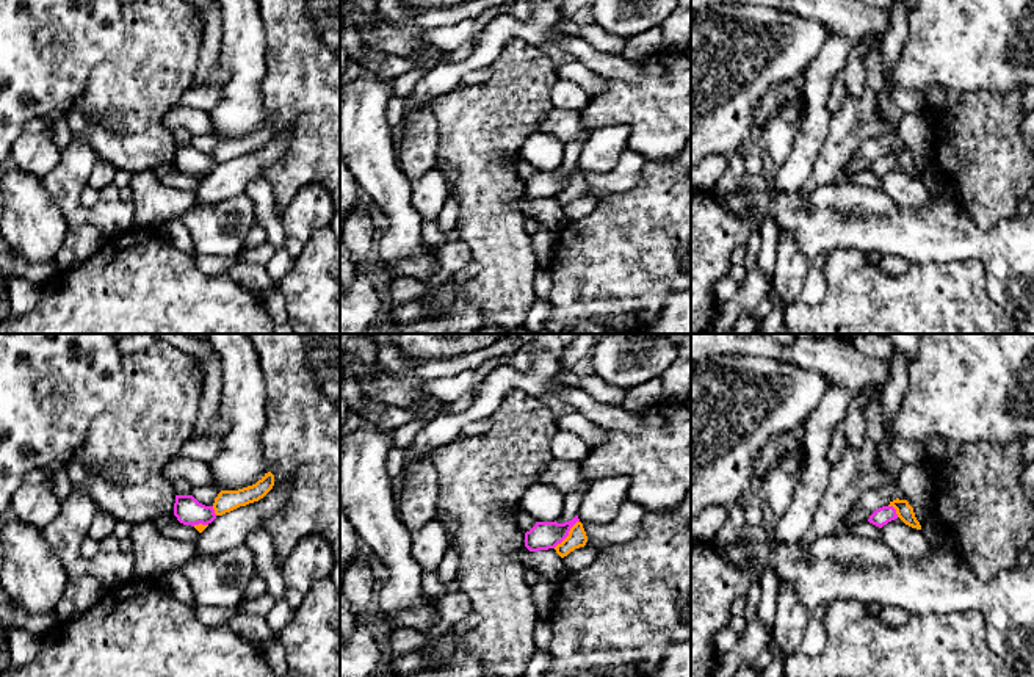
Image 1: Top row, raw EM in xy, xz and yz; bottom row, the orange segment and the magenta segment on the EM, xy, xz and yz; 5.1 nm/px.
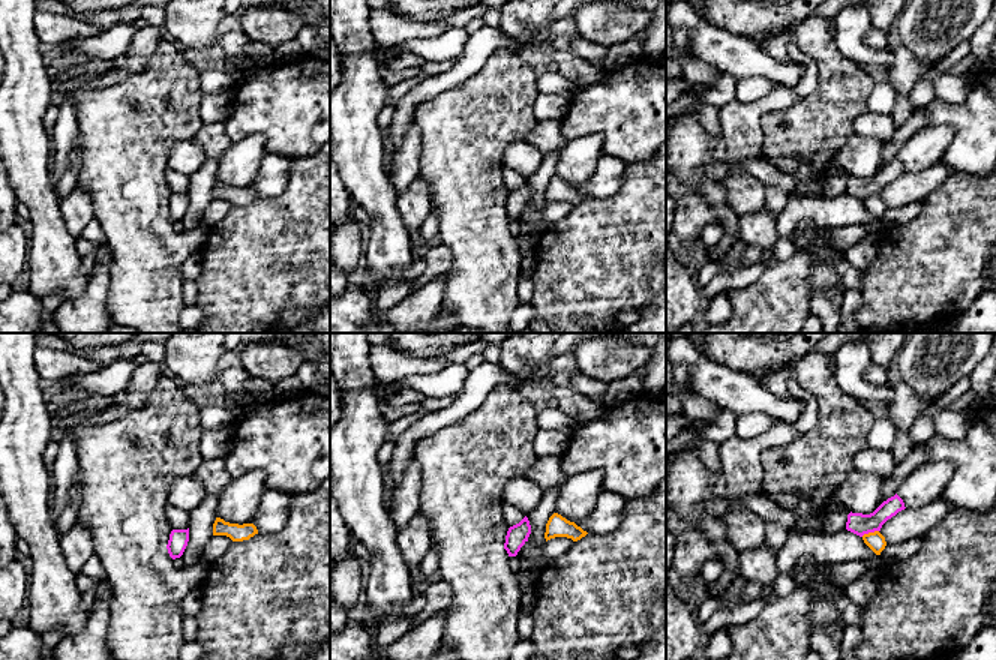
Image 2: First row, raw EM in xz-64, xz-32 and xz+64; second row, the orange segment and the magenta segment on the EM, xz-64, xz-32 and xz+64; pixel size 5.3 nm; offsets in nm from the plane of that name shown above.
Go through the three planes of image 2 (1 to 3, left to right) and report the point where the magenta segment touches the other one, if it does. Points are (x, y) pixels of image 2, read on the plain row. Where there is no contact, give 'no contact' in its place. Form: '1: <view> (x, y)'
1: no contact
2: no contact
3: xz+64 (869, 197)

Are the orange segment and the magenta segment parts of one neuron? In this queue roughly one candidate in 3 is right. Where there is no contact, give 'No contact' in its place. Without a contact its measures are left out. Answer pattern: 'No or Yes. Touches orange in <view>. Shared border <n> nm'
No. Touches orange in xz. Shared border 190 nm

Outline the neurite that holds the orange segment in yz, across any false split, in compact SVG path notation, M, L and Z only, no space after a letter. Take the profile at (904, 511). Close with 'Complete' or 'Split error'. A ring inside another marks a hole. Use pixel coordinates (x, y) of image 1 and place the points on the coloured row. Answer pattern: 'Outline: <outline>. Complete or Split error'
Outline: M893 500L888 506L893 506L896 509L898 517L909 527L921 530L920 522L915 517L913 508L909 505L907 500Z. Complete

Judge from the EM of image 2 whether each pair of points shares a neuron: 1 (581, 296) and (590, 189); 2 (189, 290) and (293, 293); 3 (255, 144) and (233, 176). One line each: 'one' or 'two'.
1: two
2: two
3: one

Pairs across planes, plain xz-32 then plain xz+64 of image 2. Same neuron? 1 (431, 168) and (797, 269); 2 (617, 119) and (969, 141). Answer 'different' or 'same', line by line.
1: different
2: same

